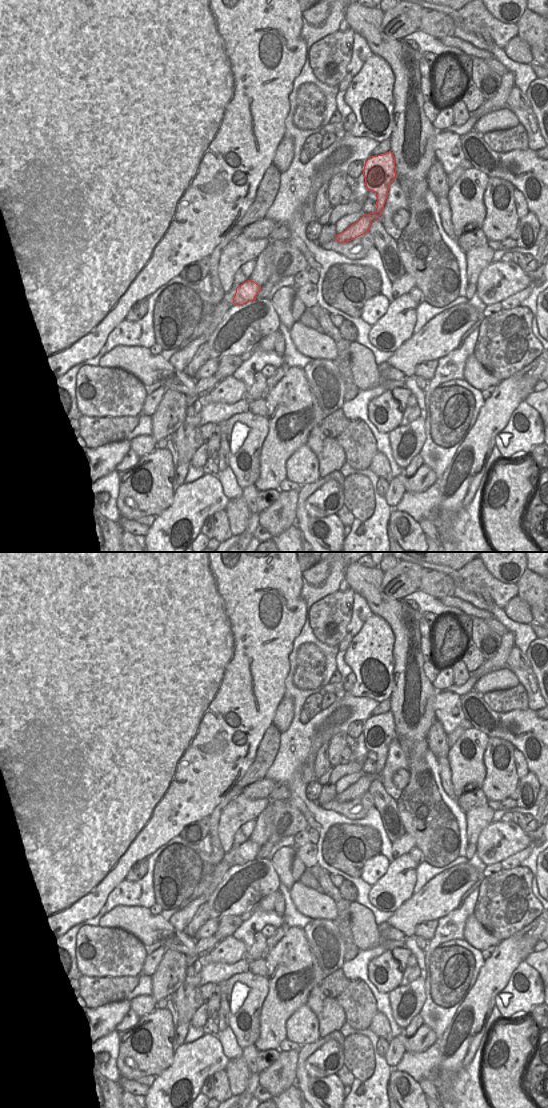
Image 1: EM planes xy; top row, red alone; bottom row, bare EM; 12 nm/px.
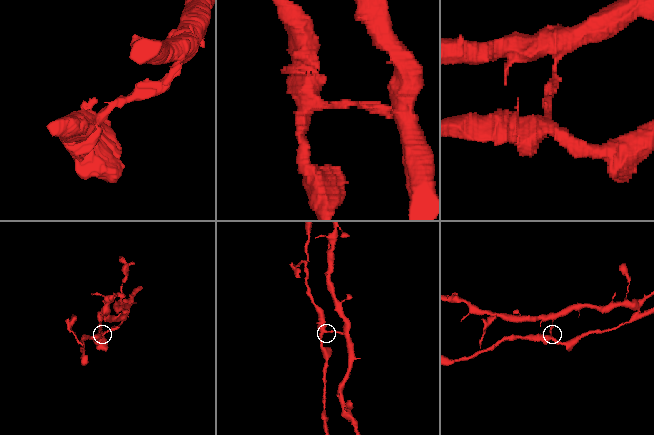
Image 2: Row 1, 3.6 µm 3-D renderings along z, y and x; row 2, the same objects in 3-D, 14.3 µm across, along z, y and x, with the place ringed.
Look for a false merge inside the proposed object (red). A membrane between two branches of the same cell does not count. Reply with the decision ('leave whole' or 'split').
split

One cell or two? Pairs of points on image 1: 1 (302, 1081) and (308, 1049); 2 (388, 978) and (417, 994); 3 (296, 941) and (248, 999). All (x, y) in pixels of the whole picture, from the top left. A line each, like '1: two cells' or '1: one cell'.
1: one cell
2: two cells
3: two cells

